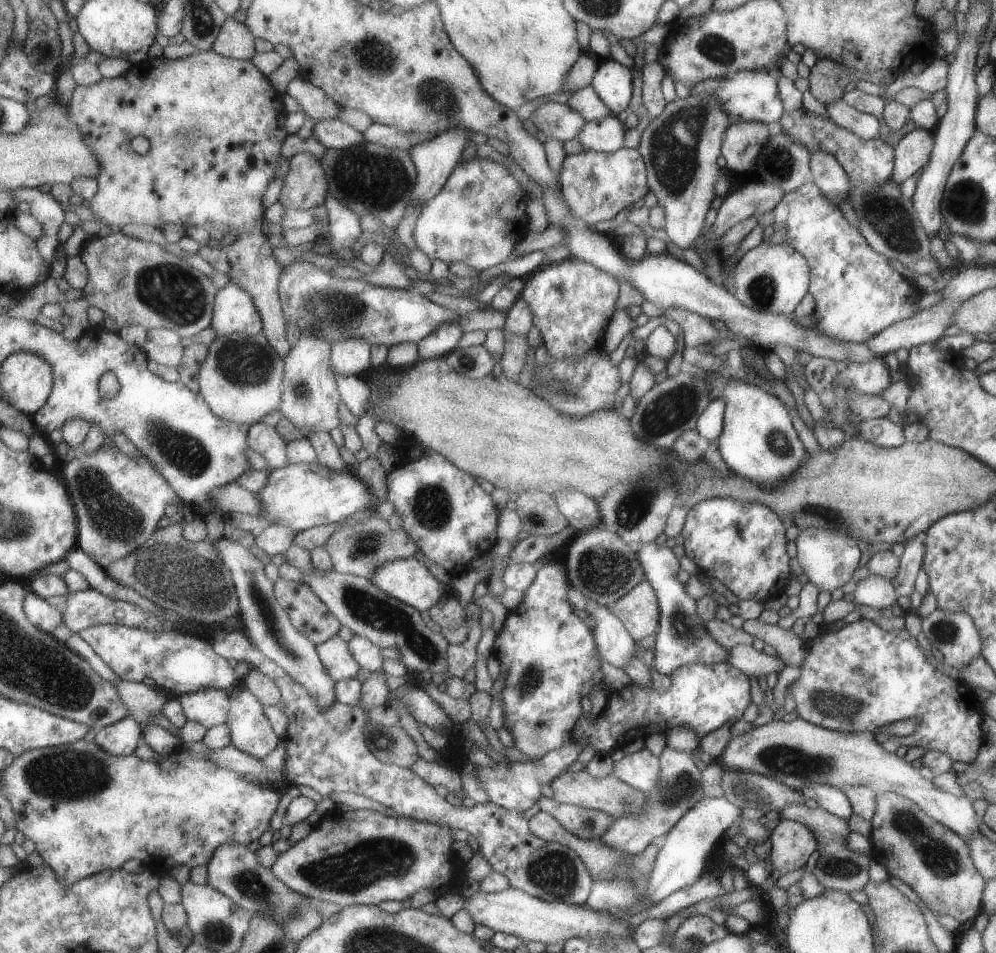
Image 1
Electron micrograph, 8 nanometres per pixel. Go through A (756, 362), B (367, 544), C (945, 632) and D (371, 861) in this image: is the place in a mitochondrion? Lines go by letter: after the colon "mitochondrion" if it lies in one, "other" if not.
A: other
B: mitochondrion
C: mitochondrion
D: mitochondrion

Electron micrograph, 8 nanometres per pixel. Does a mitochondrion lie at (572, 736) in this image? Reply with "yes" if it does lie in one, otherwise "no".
no

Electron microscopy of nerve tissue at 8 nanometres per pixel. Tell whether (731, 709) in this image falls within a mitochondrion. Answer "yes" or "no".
no

